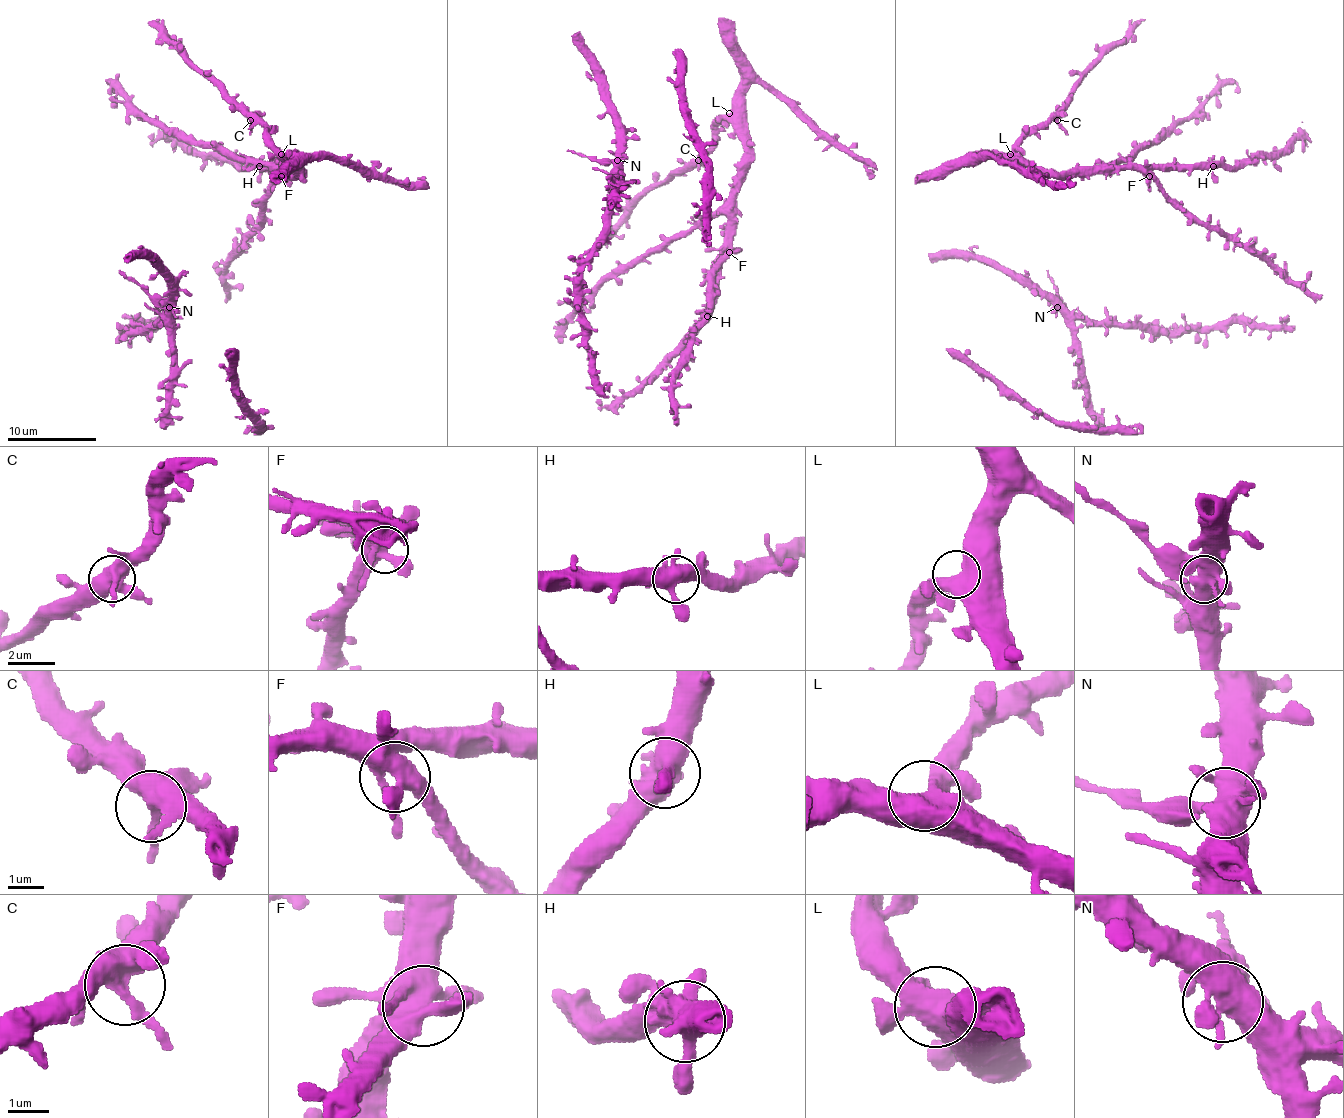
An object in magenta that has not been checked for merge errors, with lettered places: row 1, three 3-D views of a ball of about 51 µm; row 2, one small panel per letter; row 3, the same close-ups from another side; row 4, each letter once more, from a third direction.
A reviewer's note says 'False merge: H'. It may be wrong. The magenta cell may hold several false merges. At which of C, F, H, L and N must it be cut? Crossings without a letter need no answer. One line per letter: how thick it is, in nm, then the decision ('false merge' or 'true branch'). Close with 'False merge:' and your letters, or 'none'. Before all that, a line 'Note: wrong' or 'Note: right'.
Note: wrong
C: 500 nm thick; true branch
F: 500 nm thick; true branch
H: 550 nm thick; true branch
L: 480 nm thick; true branch
N: 480 nm thick; true branch
False merge: none

